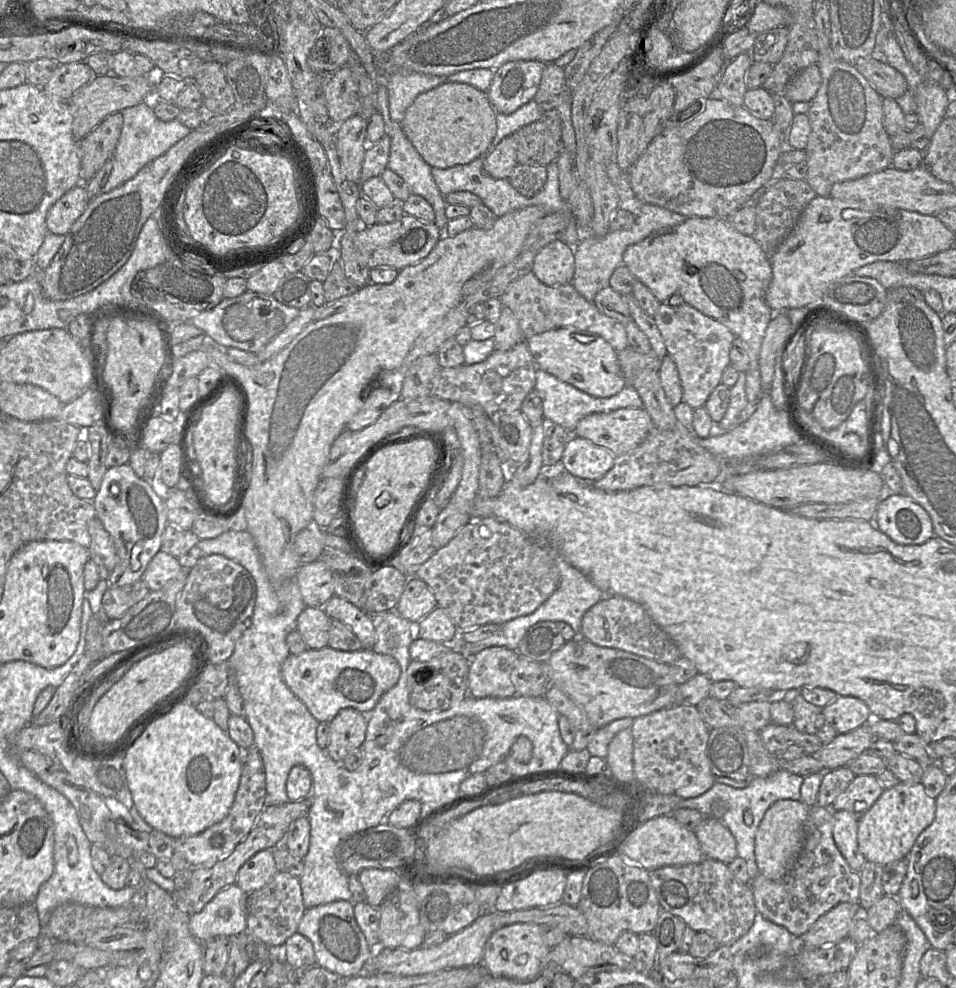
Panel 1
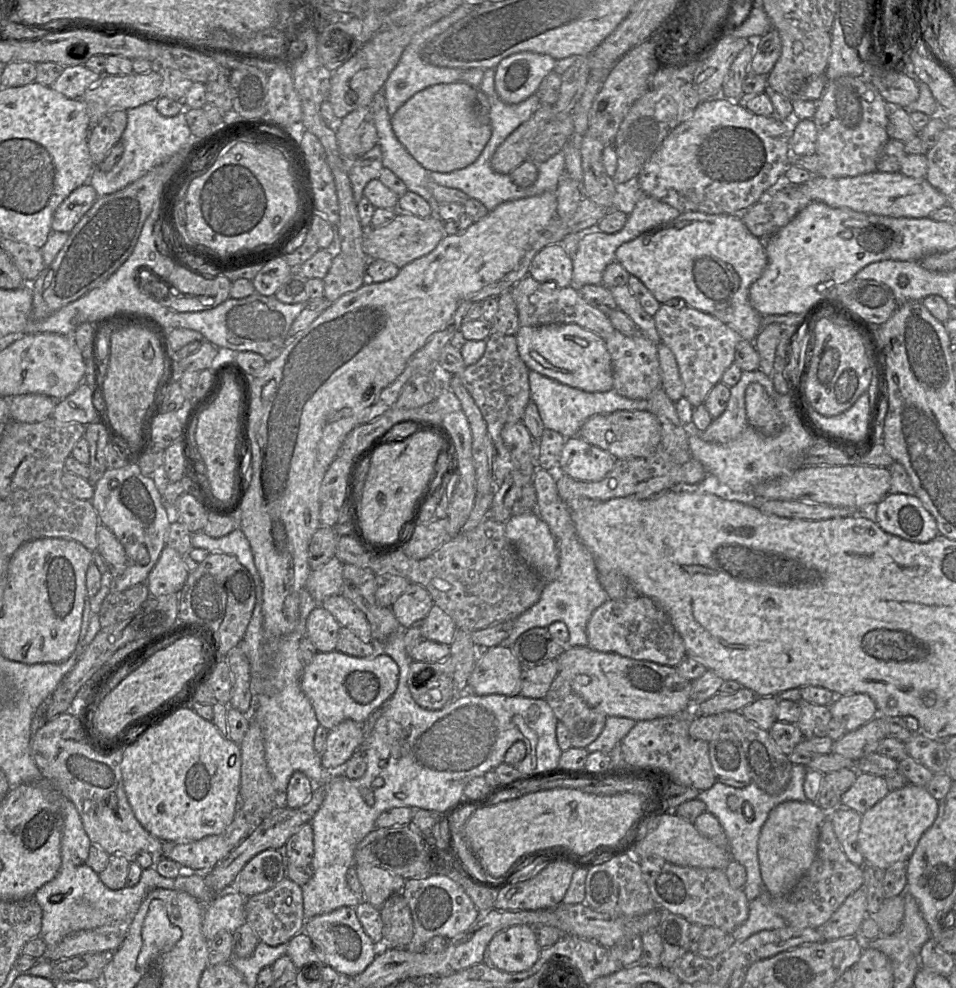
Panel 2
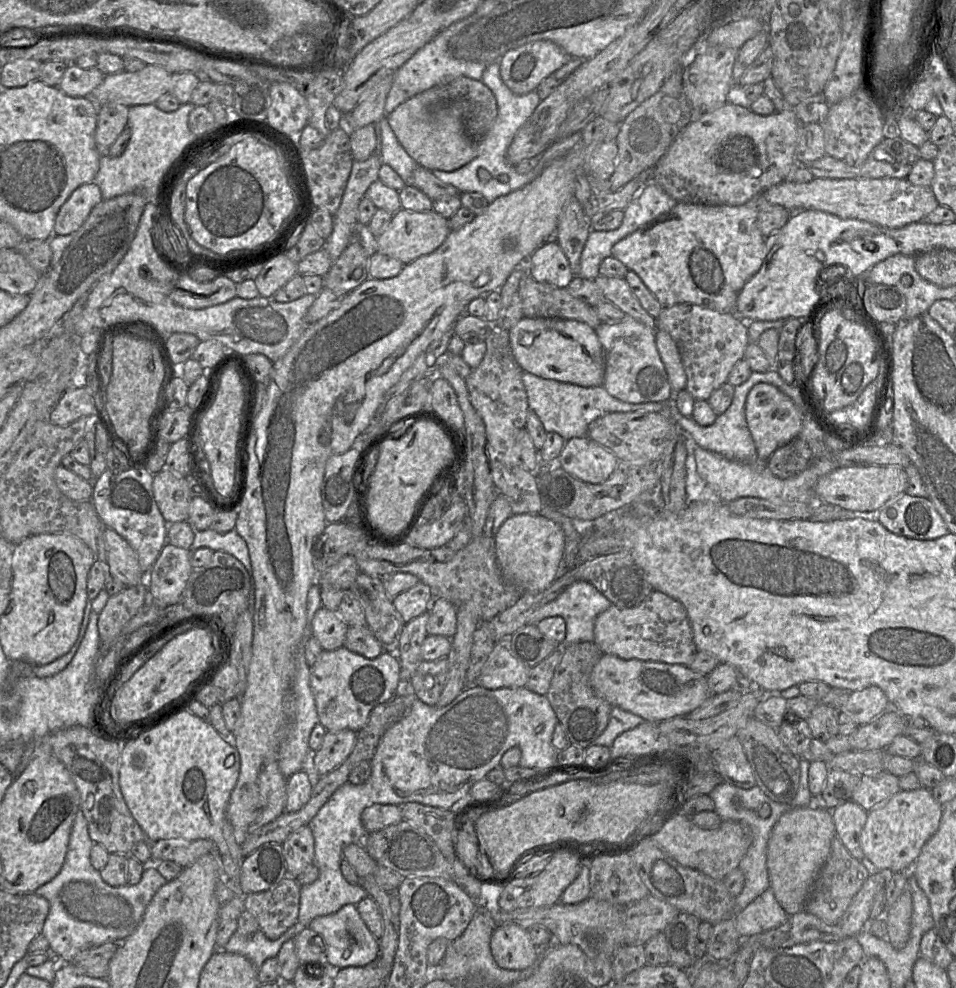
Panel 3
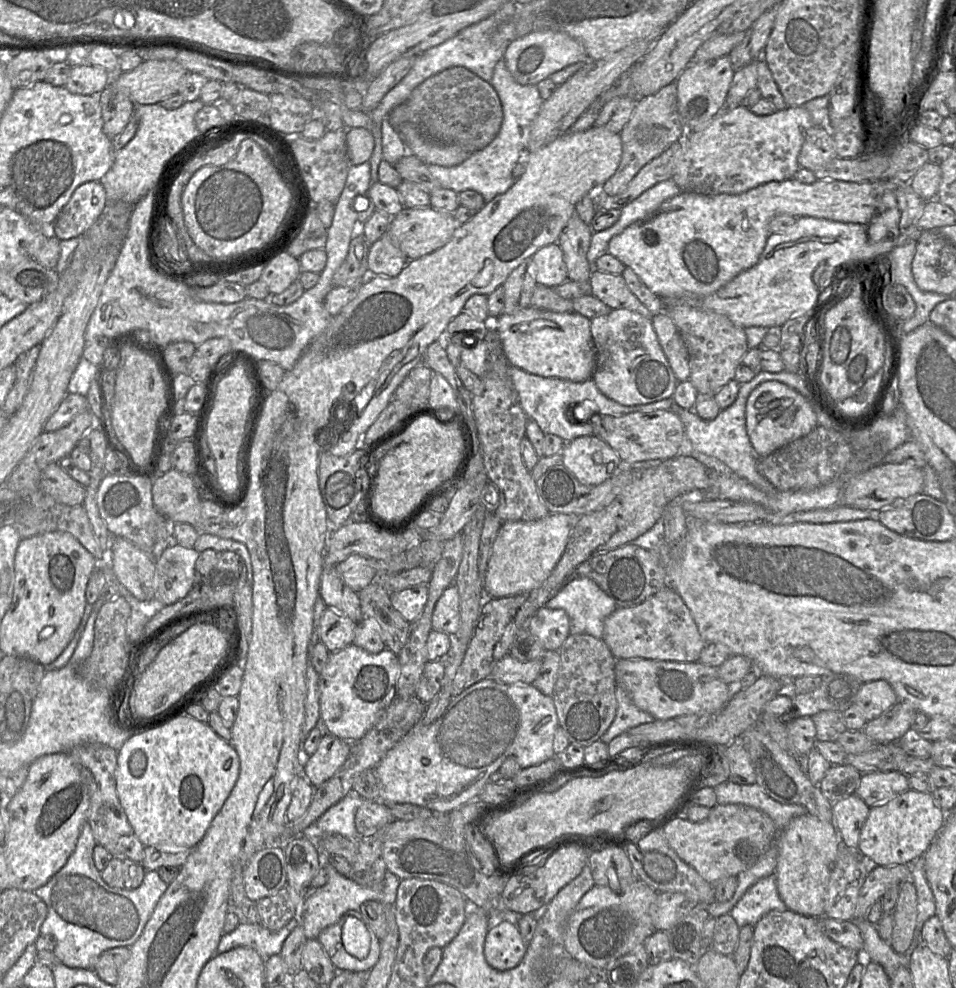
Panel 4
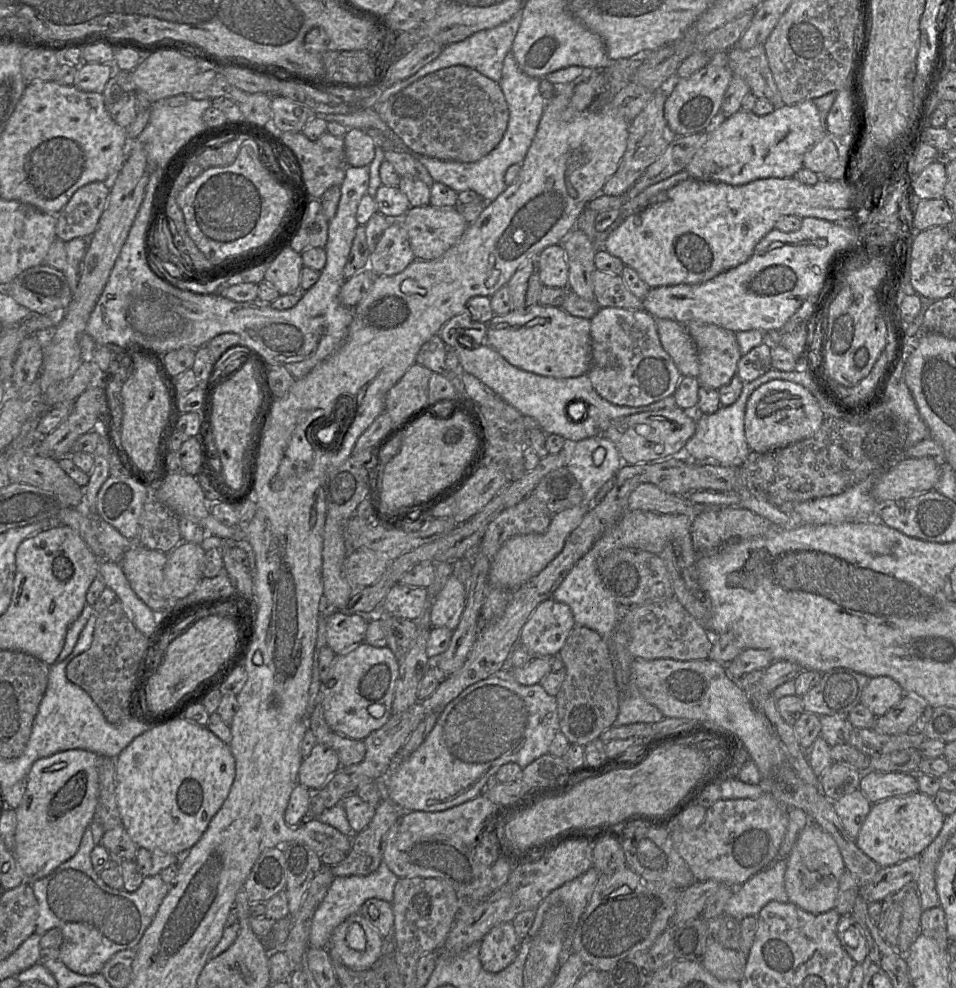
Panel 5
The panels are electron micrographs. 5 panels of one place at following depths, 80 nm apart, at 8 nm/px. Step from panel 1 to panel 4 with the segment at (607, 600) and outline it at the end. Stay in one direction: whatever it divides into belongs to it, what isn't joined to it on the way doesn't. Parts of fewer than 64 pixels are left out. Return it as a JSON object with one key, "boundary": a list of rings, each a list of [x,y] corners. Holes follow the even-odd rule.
{"boundary":[[[670,588],[661,589],[638,605],[616,608],[604,620],[602,640],[615,659],[645,658],[676,662],[698,661],[707,644],[683,599]]]}

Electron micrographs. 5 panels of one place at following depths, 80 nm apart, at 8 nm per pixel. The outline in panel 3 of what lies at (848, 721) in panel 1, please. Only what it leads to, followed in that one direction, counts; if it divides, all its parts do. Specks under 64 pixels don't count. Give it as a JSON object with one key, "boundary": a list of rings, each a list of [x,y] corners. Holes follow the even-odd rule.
{"boundary":[[[870,686],[851,692],[840,711],[845,711],[859,726],[862,726],[888,708],[891,707],[883,690],[878,686]]]}

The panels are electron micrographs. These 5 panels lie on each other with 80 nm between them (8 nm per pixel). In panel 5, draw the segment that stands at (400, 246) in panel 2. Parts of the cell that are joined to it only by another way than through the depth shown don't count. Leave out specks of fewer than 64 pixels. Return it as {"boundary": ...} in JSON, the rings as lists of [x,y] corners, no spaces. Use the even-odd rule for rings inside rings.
{"boundary":[[[431,204],[419,207],[410,206],[399,221],[407,231],[415,259],[423,261],[430,261],[443,255],[460,240],[468,226],[458,207],[438,208]]]}

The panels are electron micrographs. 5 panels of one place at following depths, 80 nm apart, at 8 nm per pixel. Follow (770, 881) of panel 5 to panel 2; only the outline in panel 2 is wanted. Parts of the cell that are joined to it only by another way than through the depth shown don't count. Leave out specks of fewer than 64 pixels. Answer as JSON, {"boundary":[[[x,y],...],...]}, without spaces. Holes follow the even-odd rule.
{"boundary":[[[765,890],[749,902],[749,914],[746,921],[733,932],[734,941],[742,941],[763,931],[786,927],[787,922],[777,915],[771,906],[771,895]]]}

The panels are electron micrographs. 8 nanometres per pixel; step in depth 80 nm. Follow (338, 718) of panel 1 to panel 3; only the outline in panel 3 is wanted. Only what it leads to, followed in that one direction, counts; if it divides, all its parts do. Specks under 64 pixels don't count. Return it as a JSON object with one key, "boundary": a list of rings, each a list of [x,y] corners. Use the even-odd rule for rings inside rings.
{"boundary":[[[352,730],[326,731],[320,749],[312,753],[312,769],[321,777],[339,767],[351,754],[357,733]]]}

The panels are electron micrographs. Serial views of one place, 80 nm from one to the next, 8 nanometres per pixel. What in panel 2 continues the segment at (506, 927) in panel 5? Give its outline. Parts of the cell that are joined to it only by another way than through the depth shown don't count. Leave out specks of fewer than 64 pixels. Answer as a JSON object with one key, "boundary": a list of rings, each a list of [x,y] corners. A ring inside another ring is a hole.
{"boundary":[[[515,925],[498,932],[491,939],[483,962],[501,971],[522,972],[536,963],[540,951],[534,927]]]}

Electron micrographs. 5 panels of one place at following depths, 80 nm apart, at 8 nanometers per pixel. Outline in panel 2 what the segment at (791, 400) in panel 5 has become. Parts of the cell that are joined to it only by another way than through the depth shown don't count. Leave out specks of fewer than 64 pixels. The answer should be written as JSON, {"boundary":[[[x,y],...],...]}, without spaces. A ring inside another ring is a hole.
{"boundary":[[[757,382],[750,383],[745,392],[748,425],[766,437],[775,437],[784,428],[784,419],[775,401]]]}

